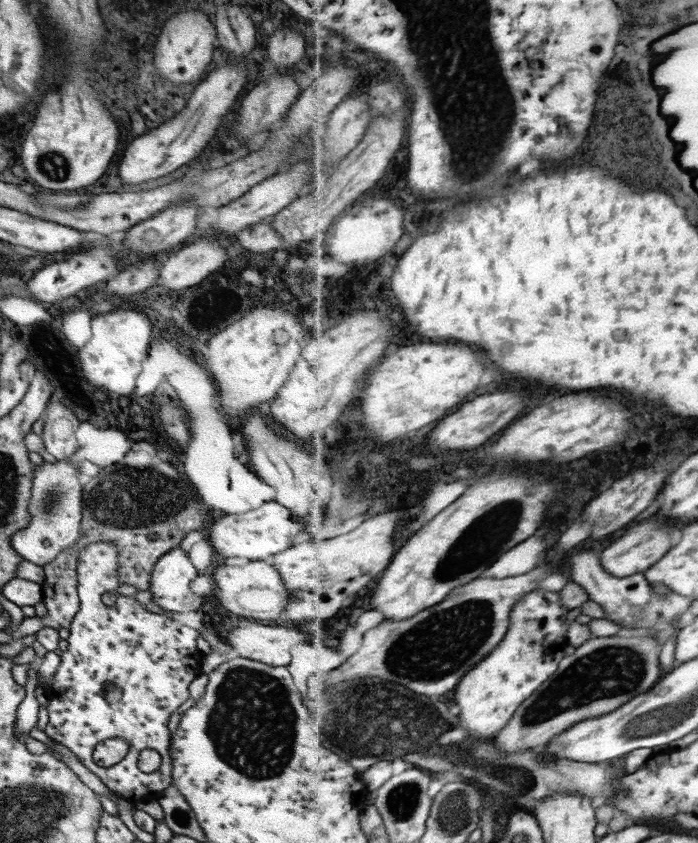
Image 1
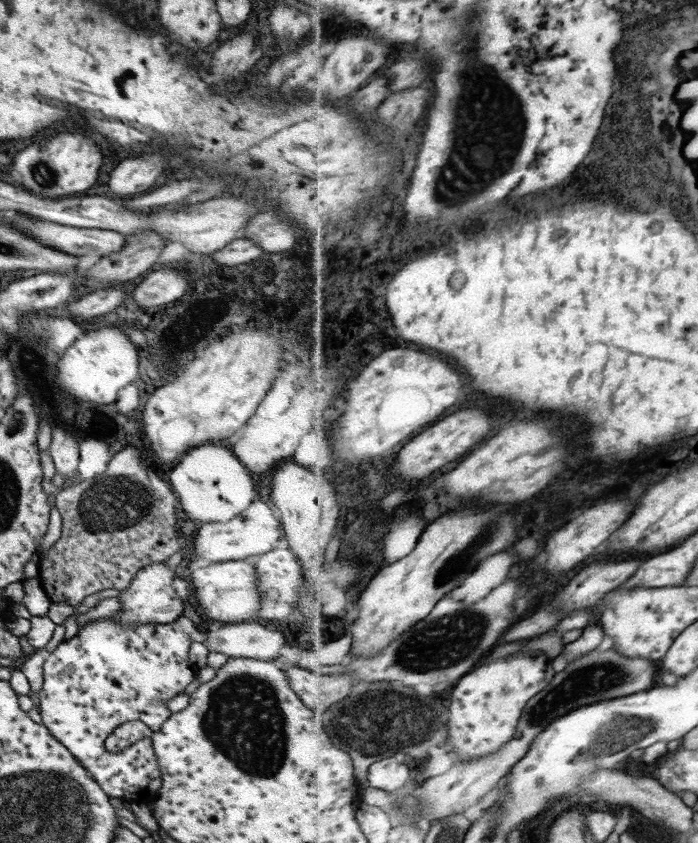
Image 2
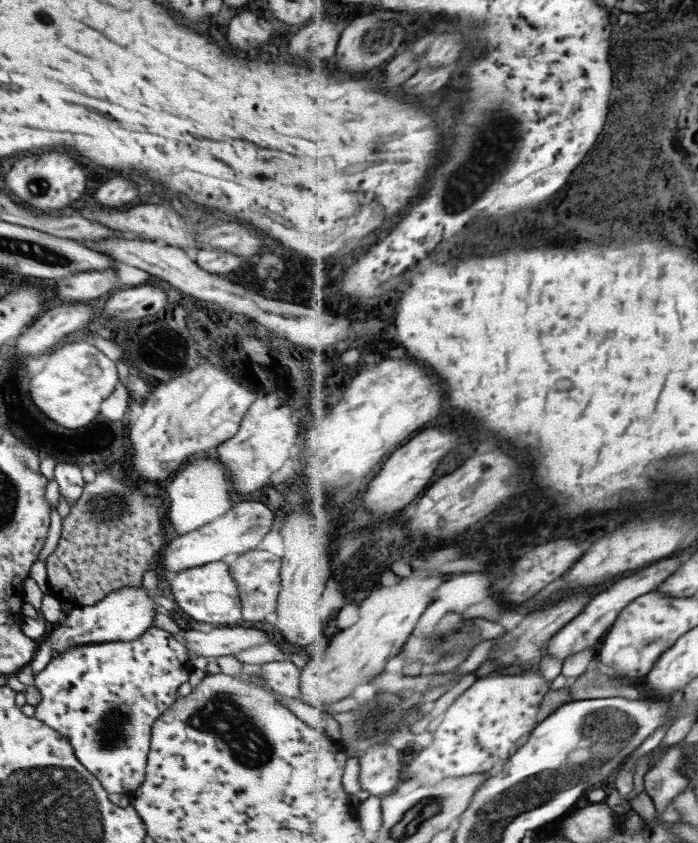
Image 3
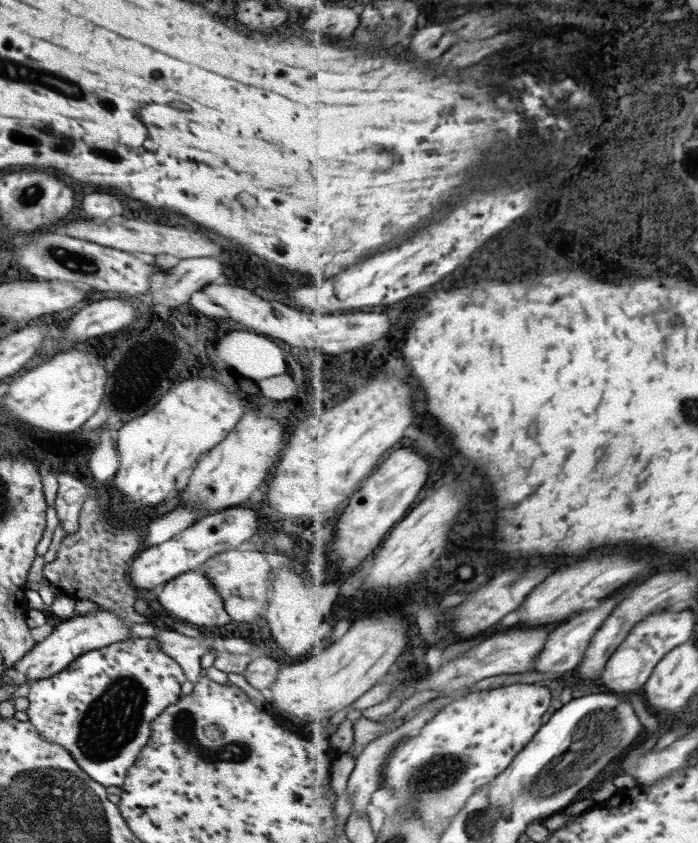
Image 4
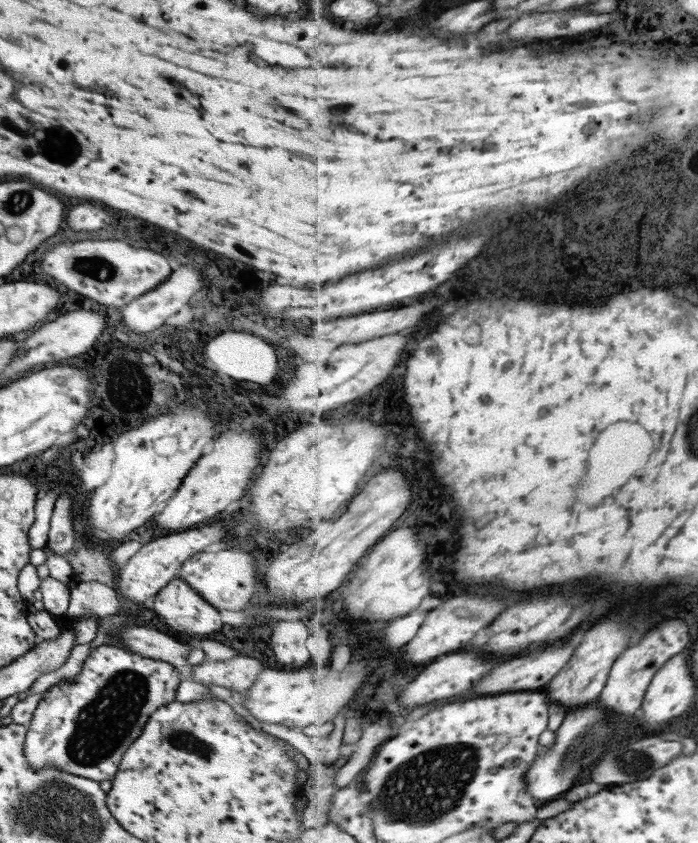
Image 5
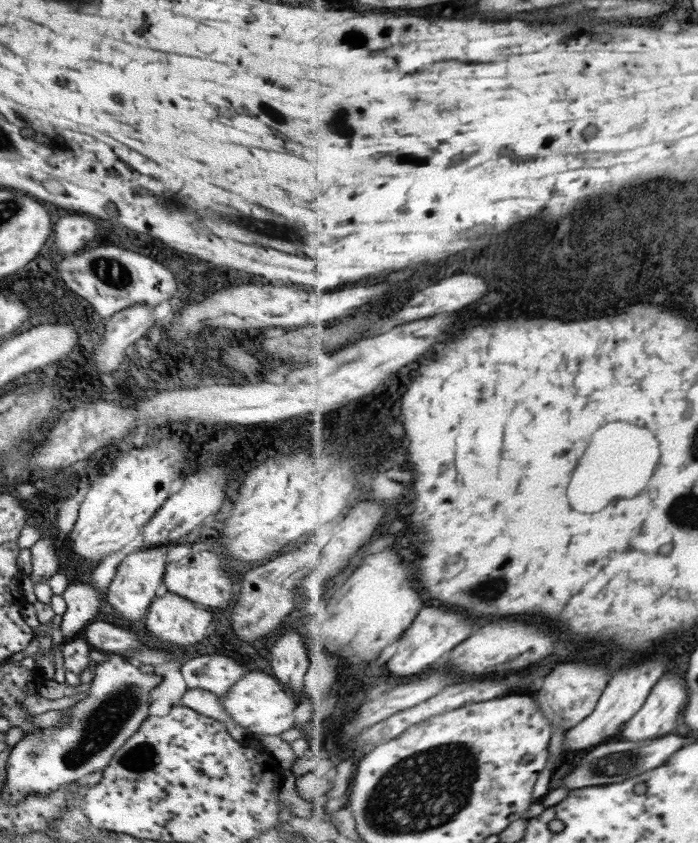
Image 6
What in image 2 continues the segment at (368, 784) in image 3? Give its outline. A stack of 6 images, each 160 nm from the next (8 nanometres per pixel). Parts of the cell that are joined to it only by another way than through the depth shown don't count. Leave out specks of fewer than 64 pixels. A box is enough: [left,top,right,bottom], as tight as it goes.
[368,758,412,793]

